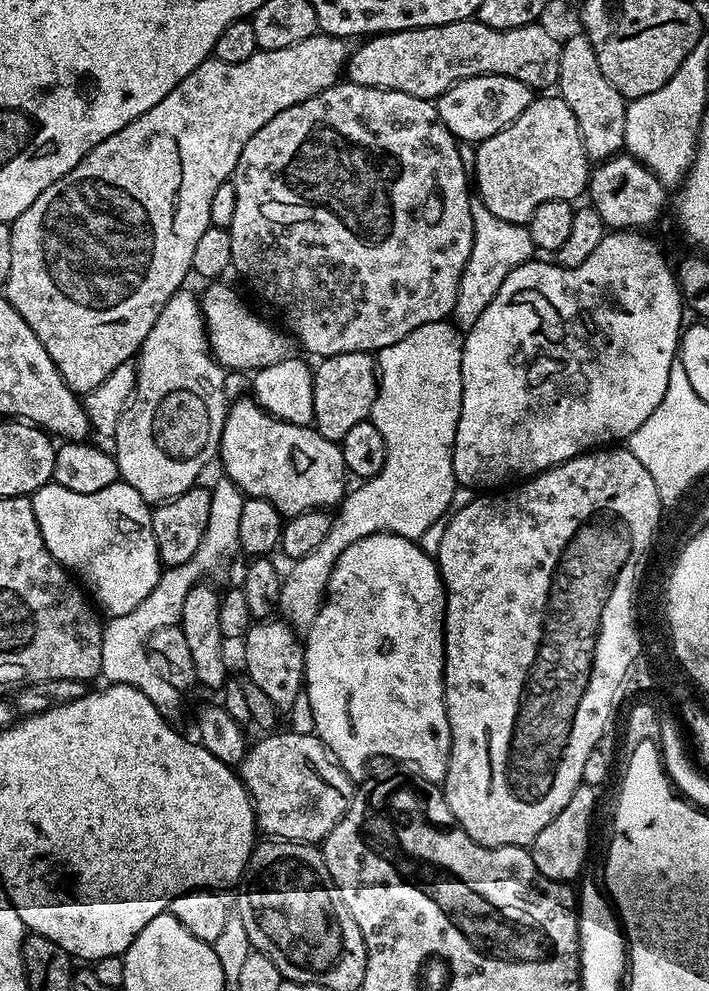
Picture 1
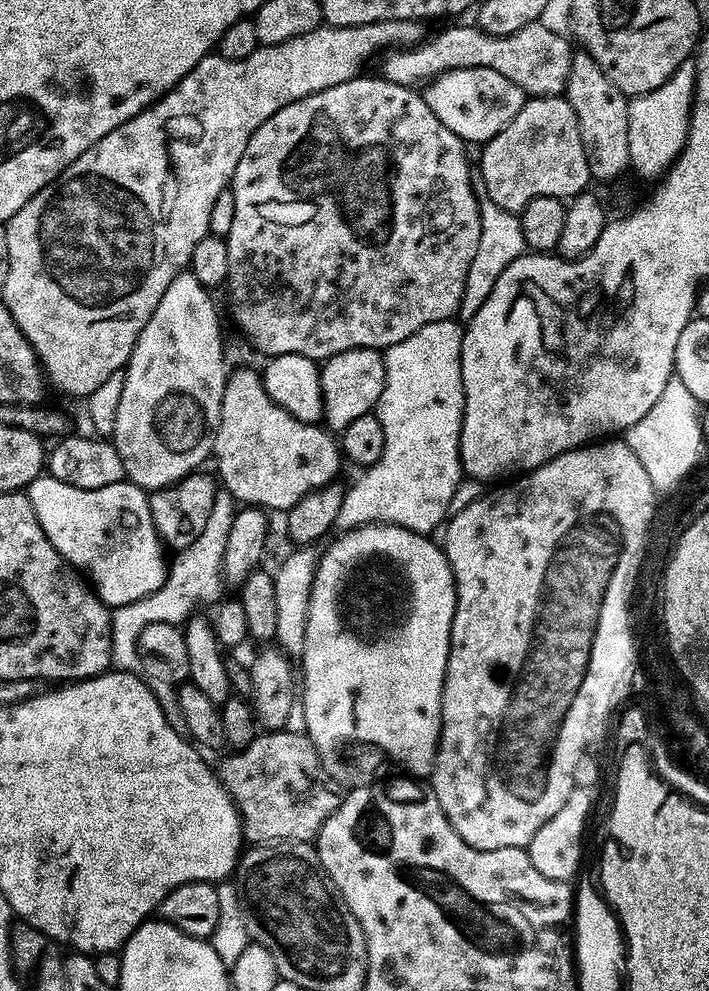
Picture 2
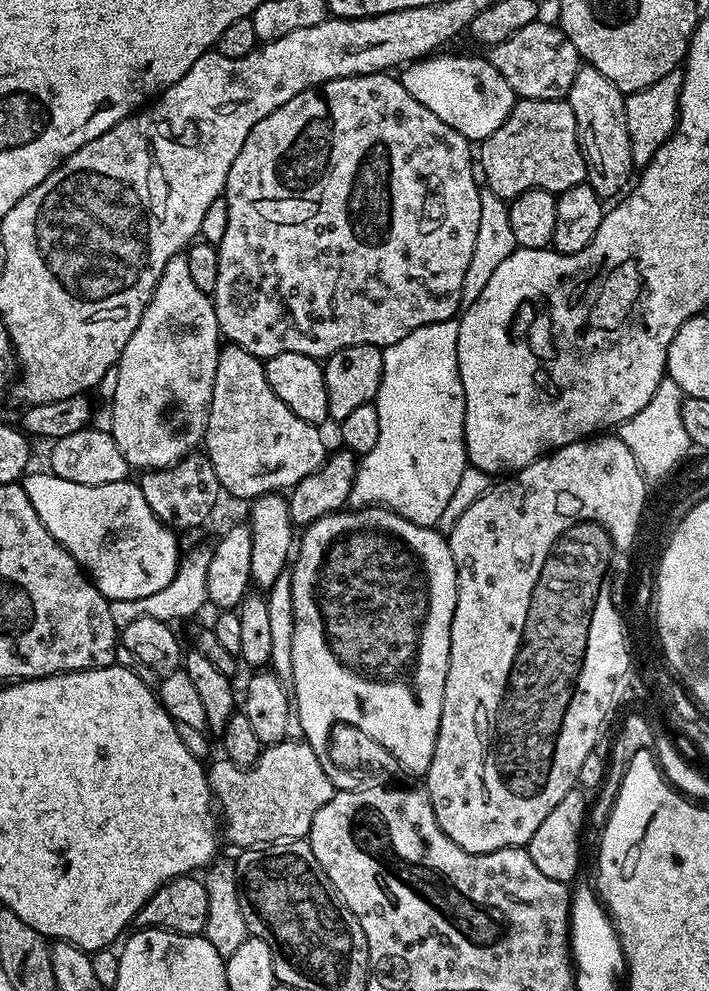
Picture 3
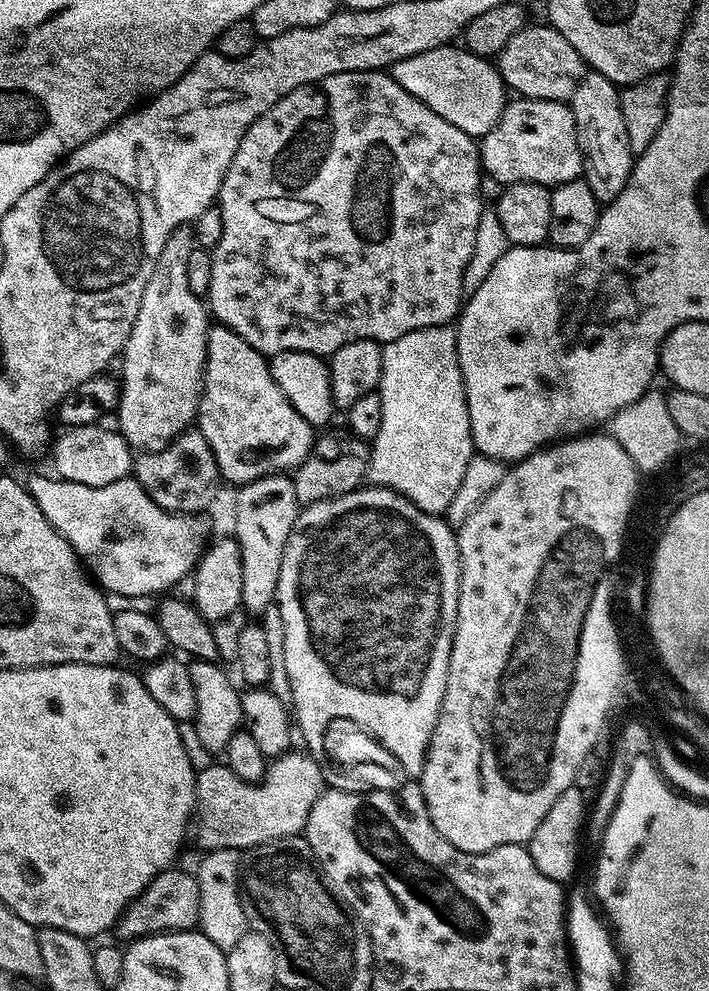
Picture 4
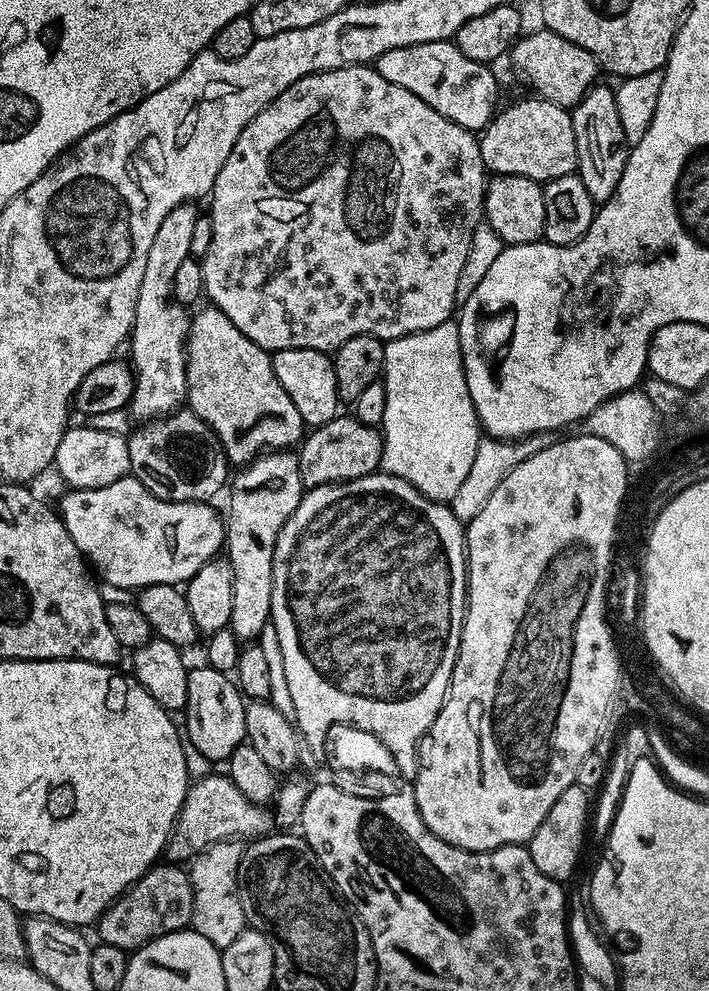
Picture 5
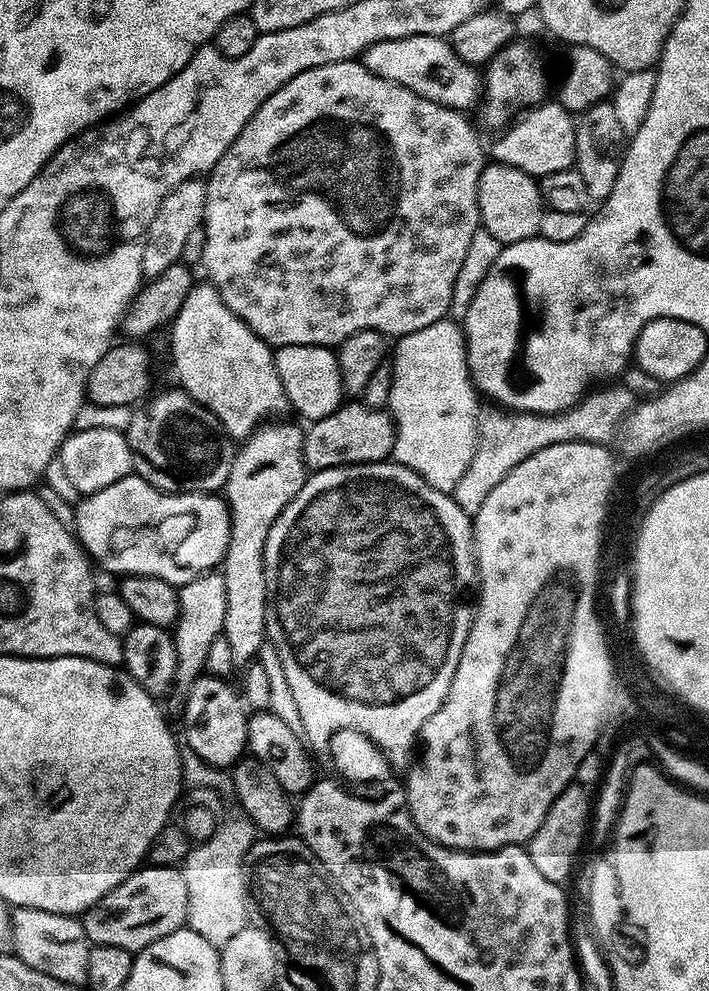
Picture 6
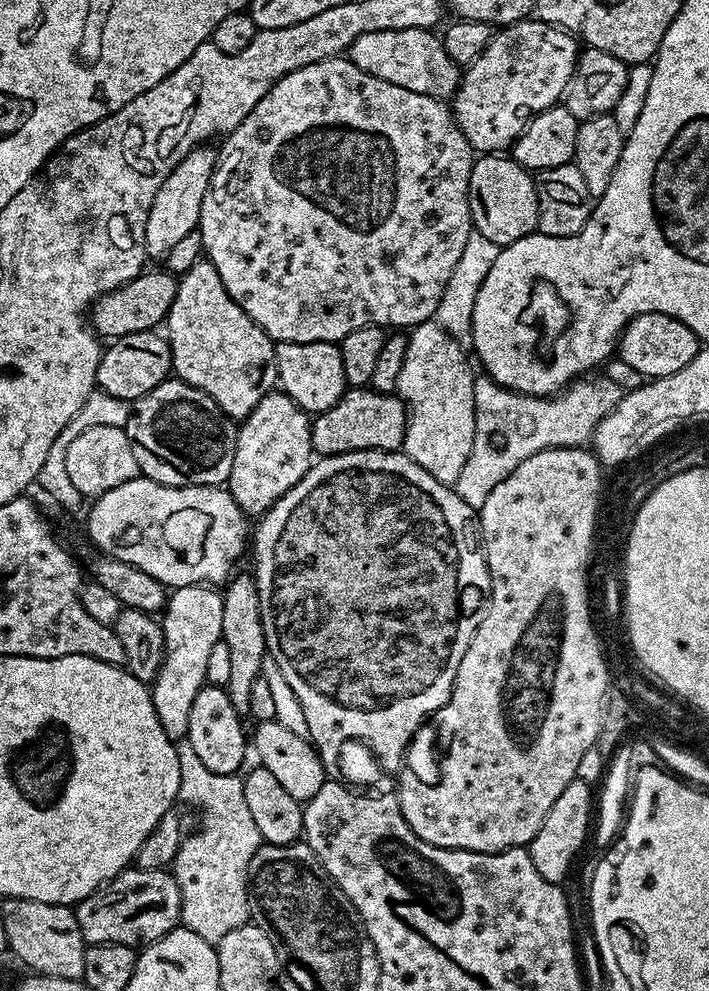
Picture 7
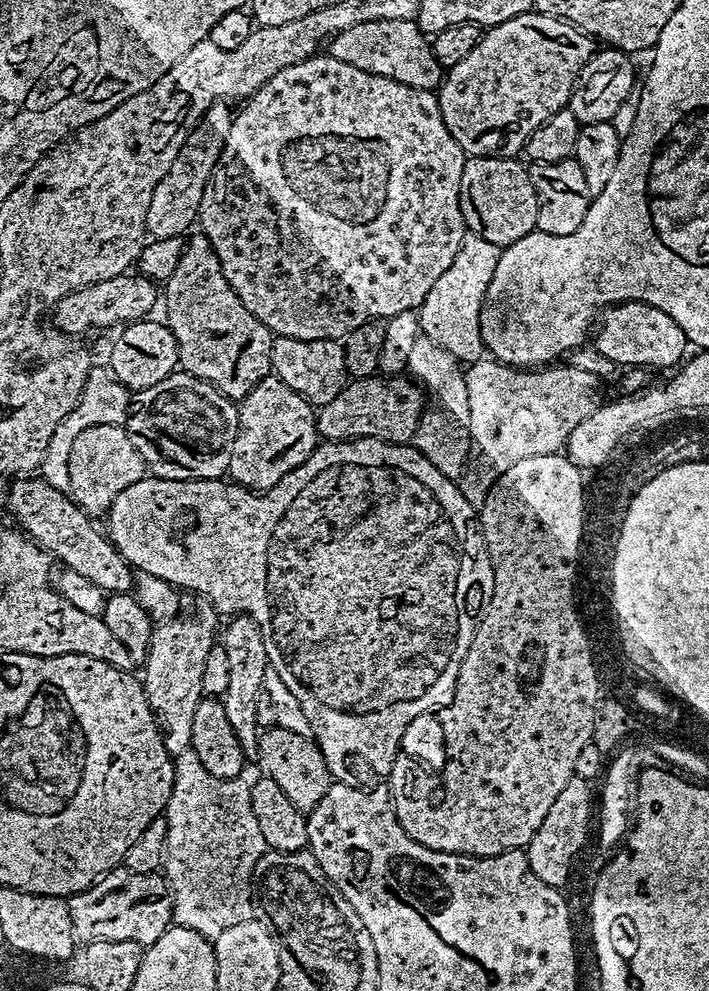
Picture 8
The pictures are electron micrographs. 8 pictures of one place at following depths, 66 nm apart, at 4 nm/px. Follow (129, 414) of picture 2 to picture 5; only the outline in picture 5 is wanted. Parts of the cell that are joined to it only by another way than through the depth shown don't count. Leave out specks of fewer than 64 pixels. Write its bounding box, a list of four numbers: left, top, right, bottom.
[130,202,198,422]

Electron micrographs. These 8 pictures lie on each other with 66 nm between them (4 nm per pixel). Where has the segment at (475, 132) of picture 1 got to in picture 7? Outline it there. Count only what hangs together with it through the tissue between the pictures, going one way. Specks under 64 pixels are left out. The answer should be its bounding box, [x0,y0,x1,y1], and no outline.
[346,28,462,98]

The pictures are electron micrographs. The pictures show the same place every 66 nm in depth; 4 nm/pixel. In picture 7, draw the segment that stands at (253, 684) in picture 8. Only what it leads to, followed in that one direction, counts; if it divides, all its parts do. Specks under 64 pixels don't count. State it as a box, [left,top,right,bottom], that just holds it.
[222,575,267,713]

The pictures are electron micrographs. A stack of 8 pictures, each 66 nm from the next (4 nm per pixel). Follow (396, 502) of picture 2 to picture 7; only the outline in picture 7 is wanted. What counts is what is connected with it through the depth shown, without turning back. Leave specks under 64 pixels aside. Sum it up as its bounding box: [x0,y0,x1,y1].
[396,319,476,486]

